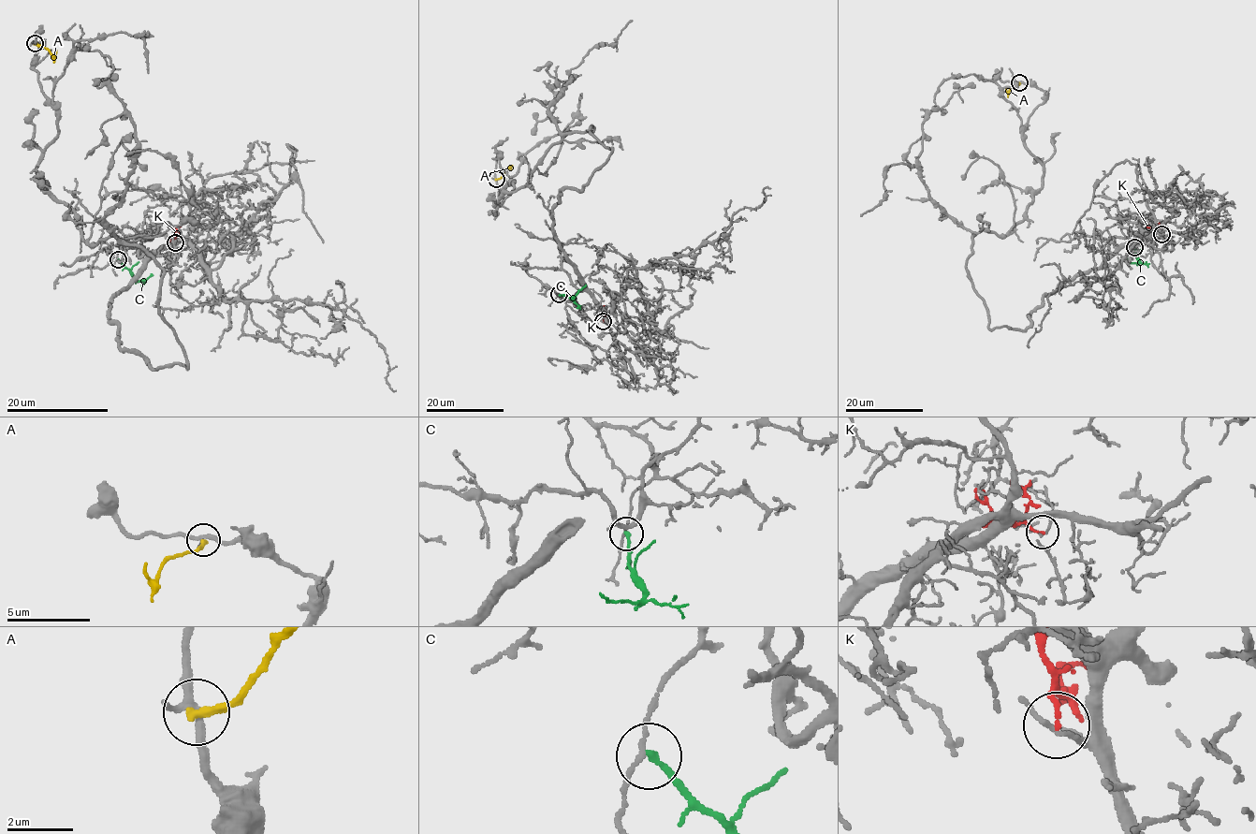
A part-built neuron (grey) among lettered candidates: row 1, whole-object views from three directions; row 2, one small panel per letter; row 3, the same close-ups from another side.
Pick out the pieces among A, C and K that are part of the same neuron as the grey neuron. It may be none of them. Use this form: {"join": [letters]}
{"join": []}

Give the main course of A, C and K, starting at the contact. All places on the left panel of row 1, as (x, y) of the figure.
A: (35, 43), (46, 48), (52, 55), (56, 51)
C: (117, 259), (134, 278), (144, 281), (153, 276)
K: (176, 242), (173, 232), (177, 228)

